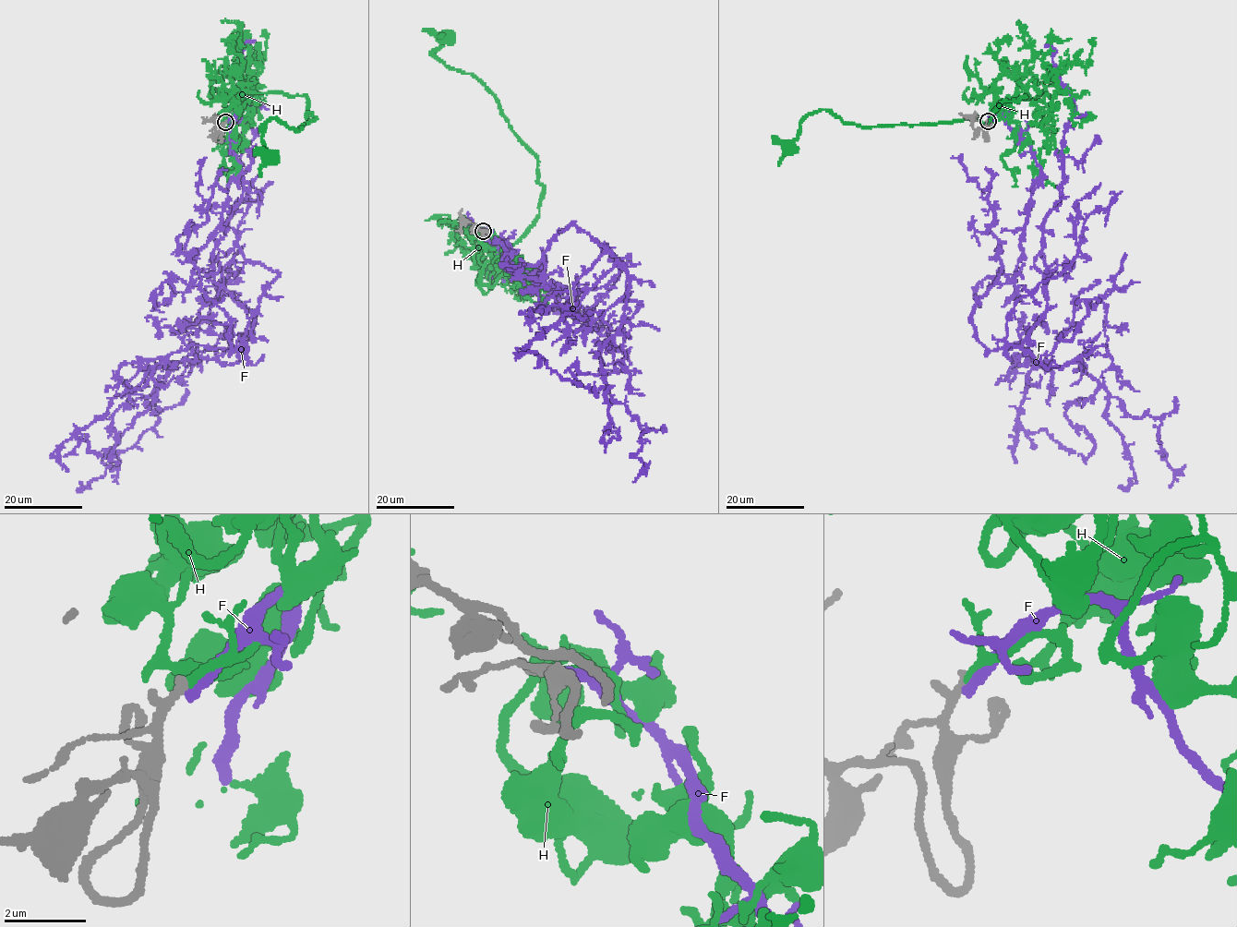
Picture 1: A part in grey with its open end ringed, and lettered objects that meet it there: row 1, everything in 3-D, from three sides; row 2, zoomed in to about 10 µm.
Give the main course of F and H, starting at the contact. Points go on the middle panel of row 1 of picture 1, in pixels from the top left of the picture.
F: (483, 231), (538, 282), (574, 224), (619, 272), (570, 298), (492, 262)
H: (483, 231), (491, 253), (515, 244), (542, 186), (495, 97), (437, 58), (443, 37)

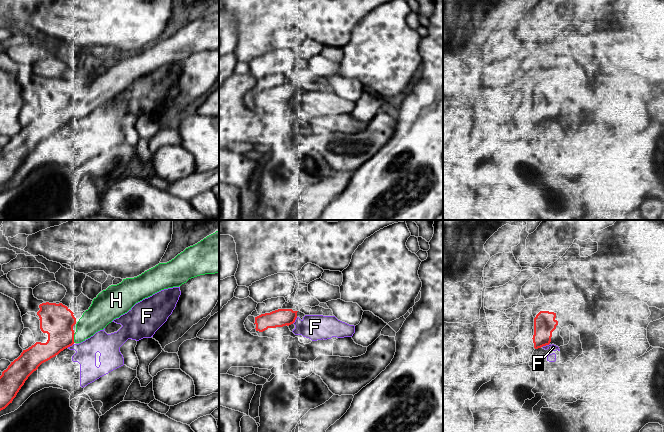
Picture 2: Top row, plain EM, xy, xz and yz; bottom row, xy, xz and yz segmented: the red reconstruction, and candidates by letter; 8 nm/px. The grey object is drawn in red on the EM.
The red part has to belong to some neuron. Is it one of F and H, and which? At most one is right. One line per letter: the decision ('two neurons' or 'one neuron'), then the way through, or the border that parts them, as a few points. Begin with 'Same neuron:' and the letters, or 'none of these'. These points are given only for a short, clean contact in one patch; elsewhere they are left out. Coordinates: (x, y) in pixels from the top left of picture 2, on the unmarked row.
Same neuron: H
F: two neurons
H: one neuron

